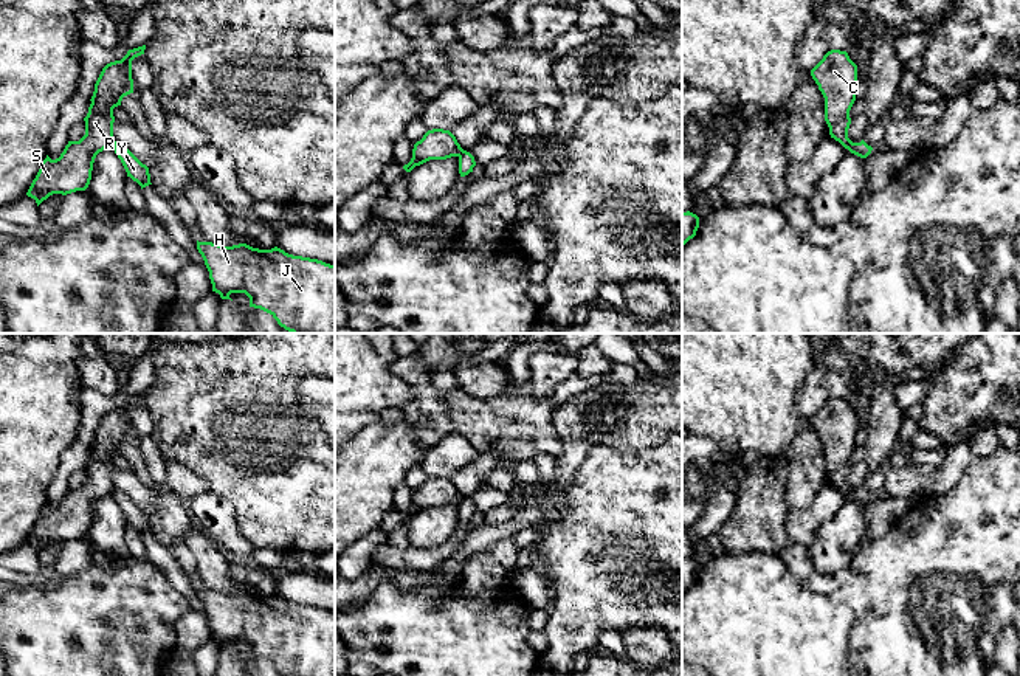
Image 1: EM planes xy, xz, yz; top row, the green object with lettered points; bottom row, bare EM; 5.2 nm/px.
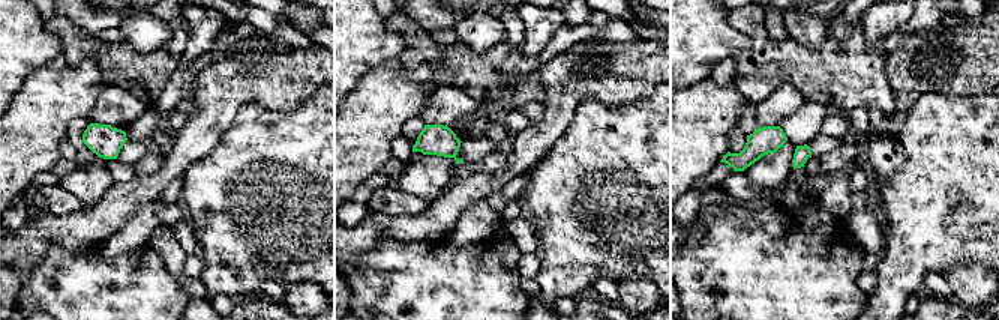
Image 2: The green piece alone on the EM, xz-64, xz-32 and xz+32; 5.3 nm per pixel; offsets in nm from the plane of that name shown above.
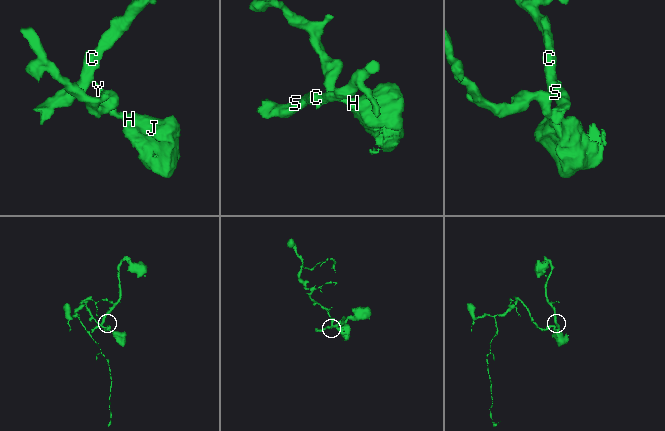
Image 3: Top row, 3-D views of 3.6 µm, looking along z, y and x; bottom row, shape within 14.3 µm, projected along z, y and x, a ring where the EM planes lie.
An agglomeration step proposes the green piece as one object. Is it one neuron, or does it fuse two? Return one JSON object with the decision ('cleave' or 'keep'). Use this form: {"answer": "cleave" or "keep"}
{"answer": "cleave"}

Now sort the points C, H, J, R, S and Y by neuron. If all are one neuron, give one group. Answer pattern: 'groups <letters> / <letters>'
groups C R S / H J Y

